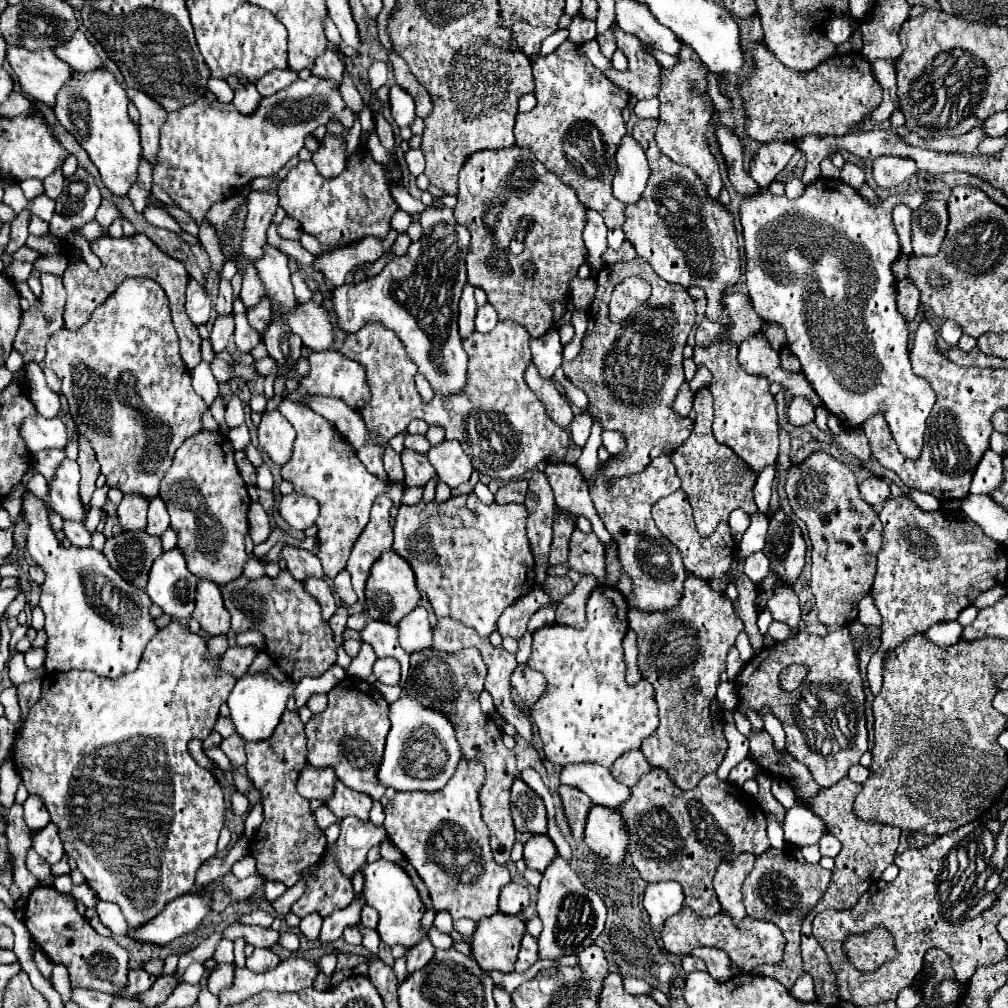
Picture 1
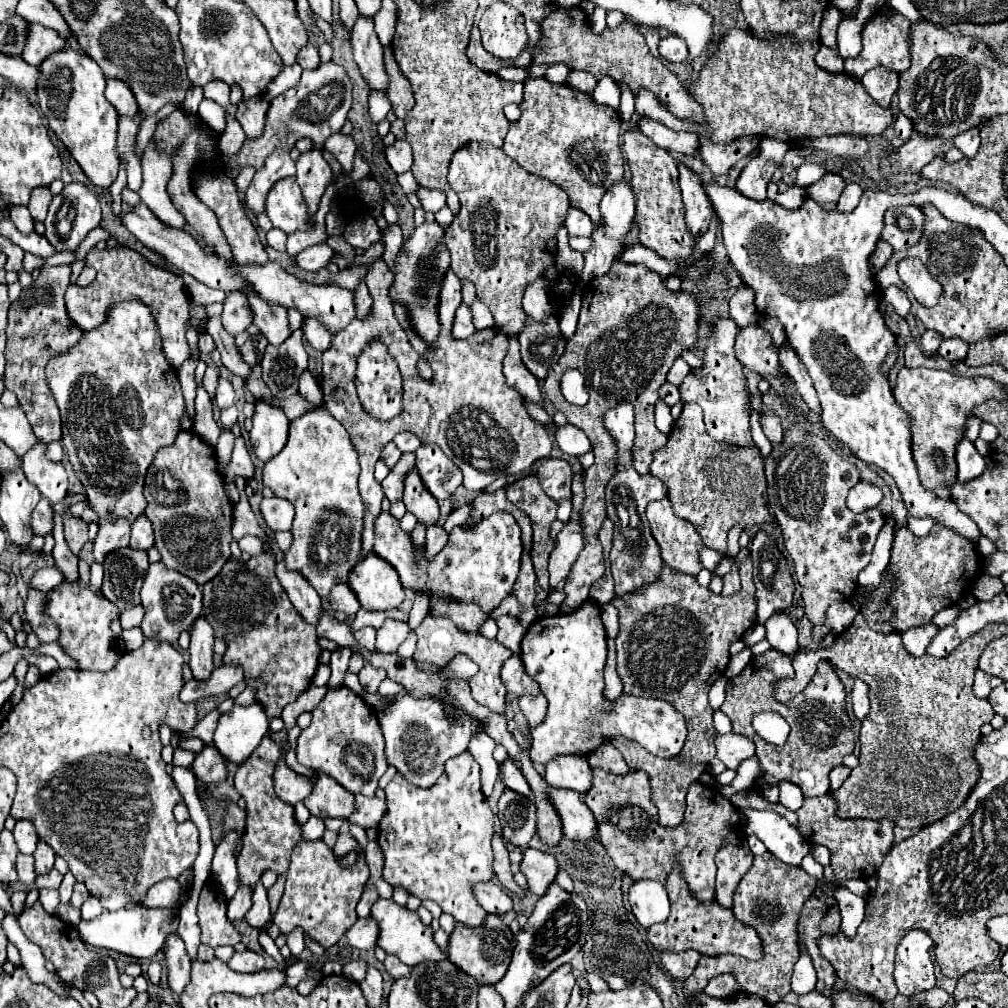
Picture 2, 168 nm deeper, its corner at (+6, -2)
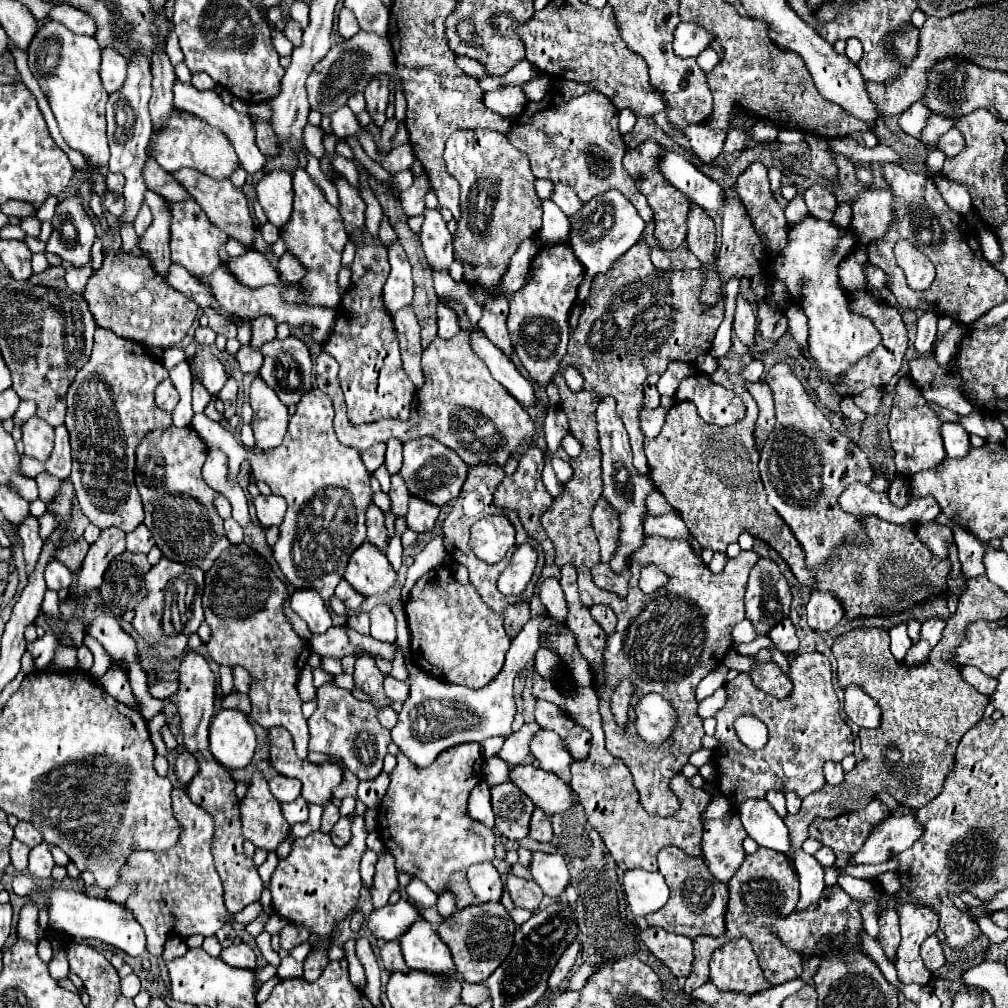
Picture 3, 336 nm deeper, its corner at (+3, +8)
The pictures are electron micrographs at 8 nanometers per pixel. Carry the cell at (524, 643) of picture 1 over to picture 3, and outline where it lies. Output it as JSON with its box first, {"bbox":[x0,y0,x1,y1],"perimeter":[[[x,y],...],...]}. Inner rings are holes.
{"bbox":[534,674,712,872],"perimeter":[[[536,674],[534,696],[548,700],[548,702],[560,706],[562,710],[568,710],[568,716],[592,734],[592,746],[590,746],[588,758],[580,760],[580,762],[572,762],[572,766],[570,766],[570,772],[572,772],[570,788],[576,792],[578,802],[582,804],[590,826],[600,834],[600,838],[604,840],[608,852],[612,854],[612,858],[616,860],[618,866],[644,868],[648,872],[656,872],[658,870],[656,854],[666,846],[678,846],[684,852],[688,852],[690,856],[702,854],[700,842],[702,842],[704,824],[700,822],[700,814],[704,812],[706,804],[712,800],[712,796],[708,792],[704,792],[702,788],[692,788],[682,774],[676,774],[676,778],[672,778],[672,782],[670,782],[670,790],[680,798],[680,810],[674,814],[674,818],[650,816],[638,800],[638,792],[634,788],[630,770],[626,768],[626,764],[620,758],[612,756],[604,746],[604,730],[602,730],[598,698],[596,698],[594,688],[578,686],[568,696],[564,696],[564,694],[560,694],[560,690],[556,688],[554,682],[544,680],[540,674]]]}

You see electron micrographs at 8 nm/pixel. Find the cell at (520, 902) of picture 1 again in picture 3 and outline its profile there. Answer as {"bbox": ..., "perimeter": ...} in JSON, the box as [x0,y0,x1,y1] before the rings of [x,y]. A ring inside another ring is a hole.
{"bbox":[468,862,502,902],"perimeter":[[[490,862],[474,864],[468,870],[468,882],[478,902],[498,902],[502,896],[502,880]]]}

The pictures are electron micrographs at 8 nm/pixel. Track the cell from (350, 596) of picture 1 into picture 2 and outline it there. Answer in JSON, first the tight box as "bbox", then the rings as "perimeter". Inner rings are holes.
{"bbox":[329,582,359,616],"perimeter":[[[345,582],[333,586],[333,592],[329,592],[329,604],[333,610],[341,610],[347,616],[357,614],[359,610],[359,600],[353,596],[353,590]]]}

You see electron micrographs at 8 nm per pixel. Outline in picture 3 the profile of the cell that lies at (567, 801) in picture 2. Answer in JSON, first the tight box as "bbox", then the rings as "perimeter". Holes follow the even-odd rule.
{"bbox":[510,766,574,814],"perimeter":[[[514,766],[510,782],[514,782],[546,814],[564,812],[572,806],[574,792],[570,786],[556,774],[544,772],[538,766]]]}

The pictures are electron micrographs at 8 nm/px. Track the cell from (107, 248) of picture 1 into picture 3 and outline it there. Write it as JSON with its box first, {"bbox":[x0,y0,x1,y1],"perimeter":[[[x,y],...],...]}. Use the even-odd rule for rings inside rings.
{"bbox":[84,252,198,350],"perimeter":[[[110,252],[104,256],[102,268],[94,272],[86,284],[84,300],[100,328],[108,328],[120,338],[128,338],[144,346],[158,346],[162,350],[178,344],[198,314],[196,302],[168,286],[144,256],[140,258],[124,252]]]}

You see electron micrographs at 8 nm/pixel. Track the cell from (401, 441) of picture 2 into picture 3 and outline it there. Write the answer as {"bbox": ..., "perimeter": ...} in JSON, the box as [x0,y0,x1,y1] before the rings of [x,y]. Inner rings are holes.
{"bbox":[384,438,402,474],"perimeter":[[[392,438],[386,442],[386,458],[384,458],[384,466],[388,470],[388,474],[396,474],[402,466],[402,442]]]}

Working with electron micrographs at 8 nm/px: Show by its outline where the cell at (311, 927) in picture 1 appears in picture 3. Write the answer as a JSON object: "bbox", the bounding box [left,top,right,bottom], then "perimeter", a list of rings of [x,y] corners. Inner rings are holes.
{"bbox":[280,924,310,950],"perimeter":[[[288,924],[288,926],[284,926],[284,928],[280,930],[280,948],[284,948],[284,950],[292,950],[292,948],[298,946],[300,942],[306,942],[308,936],[310,936],[308,930],[304,930],[304,928],[296,928],[296,926]]]}

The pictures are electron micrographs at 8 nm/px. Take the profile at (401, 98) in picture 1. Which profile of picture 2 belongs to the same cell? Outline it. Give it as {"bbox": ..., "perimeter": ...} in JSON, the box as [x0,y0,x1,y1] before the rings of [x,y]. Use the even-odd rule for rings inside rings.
{"bbox":[369,92,391,122],"perimeter":[[[371,92],[369,96],[369,116],[373,122],[381,122],[387,118],[389,110],[391,110],[391,104],[387,100],[389,96],[385,92]]]}

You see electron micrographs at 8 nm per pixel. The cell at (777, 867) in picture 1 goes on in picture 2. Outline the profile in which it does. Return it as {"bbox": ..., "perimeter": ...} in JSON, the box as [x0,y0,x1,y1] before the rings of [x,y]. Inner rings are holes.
{"bbox":[685,852,817,1004],"perimeter":[[[765,852],[763,856],[755,856],[751,870],[741,878],[735,896],[733,896],[733,914],[743,924],[749,924],[757,928],[757,932],[763,938],[765,946],[765,958],[759,962],[751,962],[747,958],[735,956],[735,954],[721,954],[717,958],[703,956],[695,972],[685,980],[685,996],[691,996],[707,986],[711,978],[717,974],[733,974],[739,988],[745,992],[753,992],[761,996],[769,1004],[779,1004],[785,994],[791,992],[791,972],[799,956],[797,948],[797,920],[799,912],[805,904],[805,900],[813,894],[817,886],[817,880],[809,876],[803,868],[793,868],[791,864],[785,864],[777,860],[771,852]]]}

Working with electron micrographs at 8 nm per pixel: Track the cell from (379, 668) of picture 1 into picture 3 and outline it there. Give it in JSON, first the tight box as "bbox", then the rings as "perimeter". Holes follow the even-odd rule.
{"bbox":[352,654,390,710],"perimeter":[[[368,654],[356,658],[352,676],[354,676],[356,688],[360,688],[364,694],[370,696],[370,702],[374,708],[380,710],[384,706],[390,706],[390,698],[384,694],[384,688],[382,688],[384,674],[380,670],[376,670],[374,658],[370,658]]]}

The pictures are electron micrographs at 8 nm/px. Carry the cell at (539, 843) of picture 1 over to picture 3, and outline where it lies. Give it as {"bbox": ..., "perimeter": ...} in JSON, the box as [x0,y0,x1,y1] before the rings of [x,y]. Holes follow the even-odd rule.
{"bbox":[530,852,570,898],"perimeter":[[[534,852],[532,864],[530,864],[530,874],[532,874],[532,880],[550,898],[558,898],[570,882],[566,860],[560,854]]]}

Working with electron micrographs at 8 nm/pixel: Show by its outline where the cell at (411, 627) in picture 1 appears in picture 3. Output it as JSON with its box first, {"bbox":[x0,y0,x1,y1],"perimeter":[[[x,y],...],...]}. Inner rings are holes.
{"bbox":[370,604,396,644],"perimeter":[[[378,604],[370,612],[370,636],[390,644],[396,640],[396,618],[388,604]]]}

